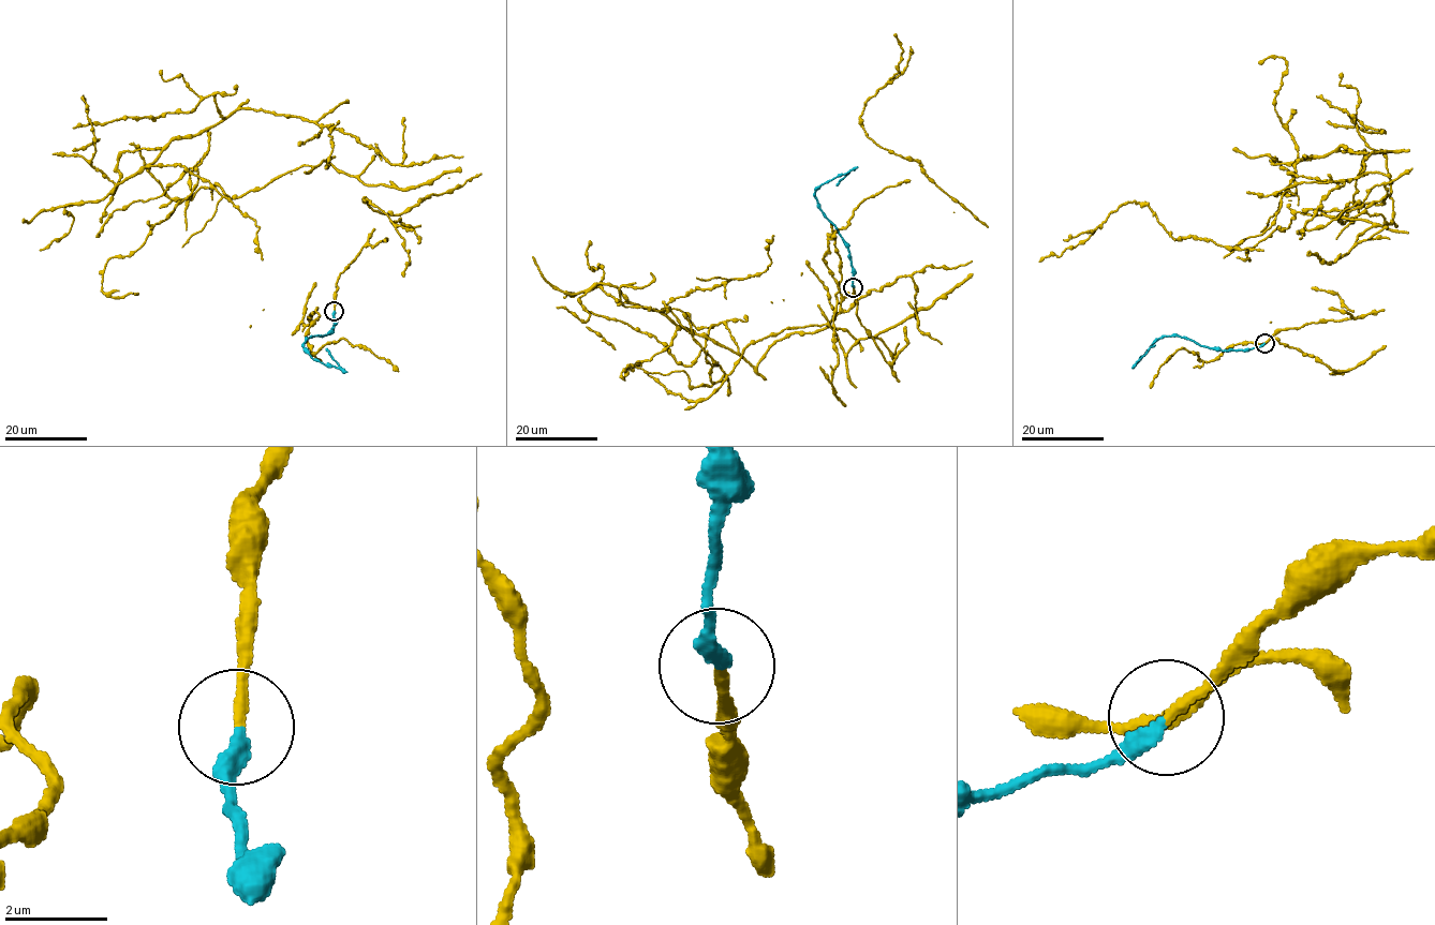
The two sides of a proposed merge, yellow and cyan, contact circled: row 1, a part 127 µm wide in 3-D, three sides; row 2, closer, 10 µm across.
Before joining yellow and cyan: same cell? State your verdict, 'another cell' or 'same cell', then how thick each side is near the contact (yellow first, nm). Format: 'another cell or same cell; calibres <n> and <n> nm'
another cell; calibres 200 and 320 nm

